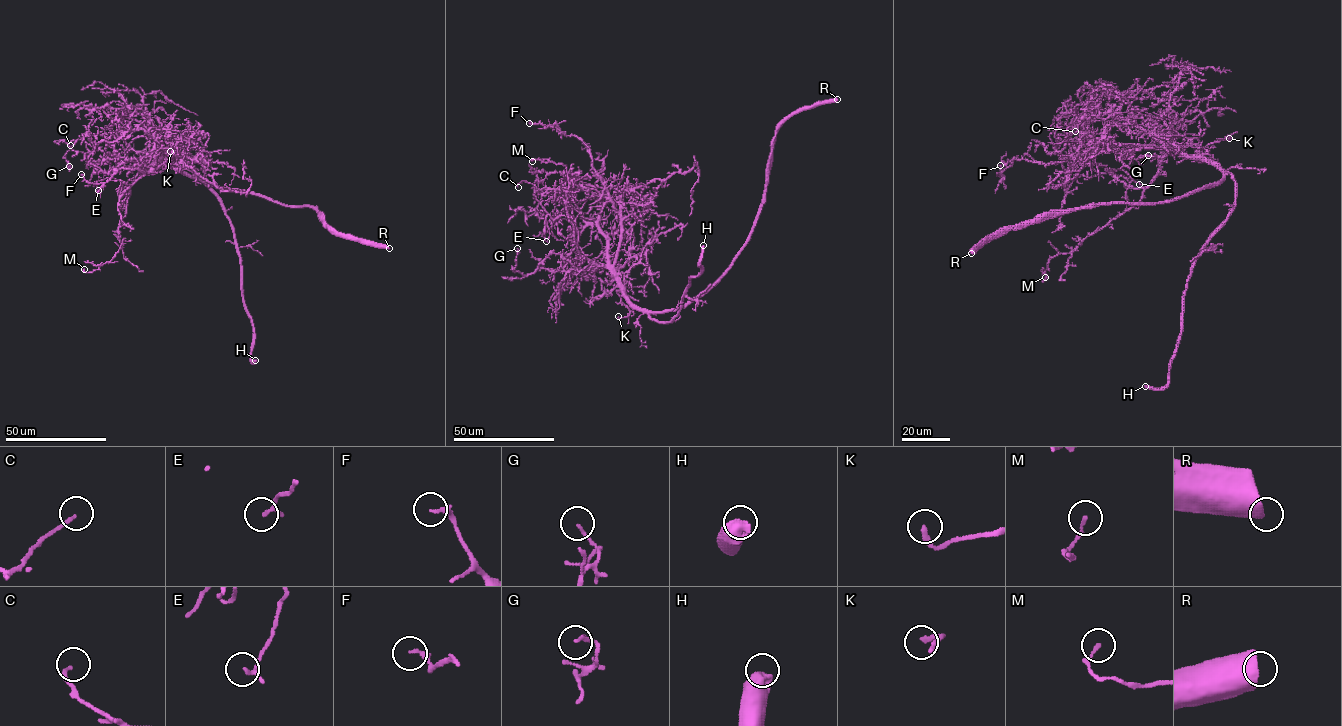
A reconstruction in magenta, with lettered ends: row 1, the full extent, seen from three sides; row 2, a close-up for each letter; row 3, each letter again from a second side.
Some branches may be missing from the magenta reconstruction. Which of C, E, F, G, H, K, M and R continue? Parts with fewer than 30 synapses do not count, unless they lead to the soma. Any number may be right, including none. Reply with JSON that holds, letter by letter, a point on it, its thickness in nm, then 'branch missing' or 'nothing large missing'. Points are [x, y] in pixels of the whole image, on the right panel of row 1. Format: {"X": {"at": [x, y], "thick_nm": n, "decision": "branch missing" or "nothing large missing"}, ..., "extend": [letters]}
{"C": {"at": [1075, 131], "thick_nm": 140, "decision": "nothing large missing"}, "E": {"at": [1139, 184], "thick_nm": 170, "decision": "nothing large missing"}, "F": {"at": [1000, 165], "thick_nm": 200, "decision": "nothing large missing"}, "G": {"at": [1148, 155], "thick_nm": 130, "decision": "nothing large missing"}, "H": {"at": [1145, 386], "thick_nm": 700, "decision": "branch missing"}, "K": {"at": [1229, 138], "thick_nm": 260, "decision": "nothing large missing"}, "M": {"at": [1045, 277], "thick_nm": 150, "decision": "nothing large missing"}, "R": {"at": [971, 253], "thick_nm": 700, "decision": "nothing large missing"}, "extend": ["H"]}

